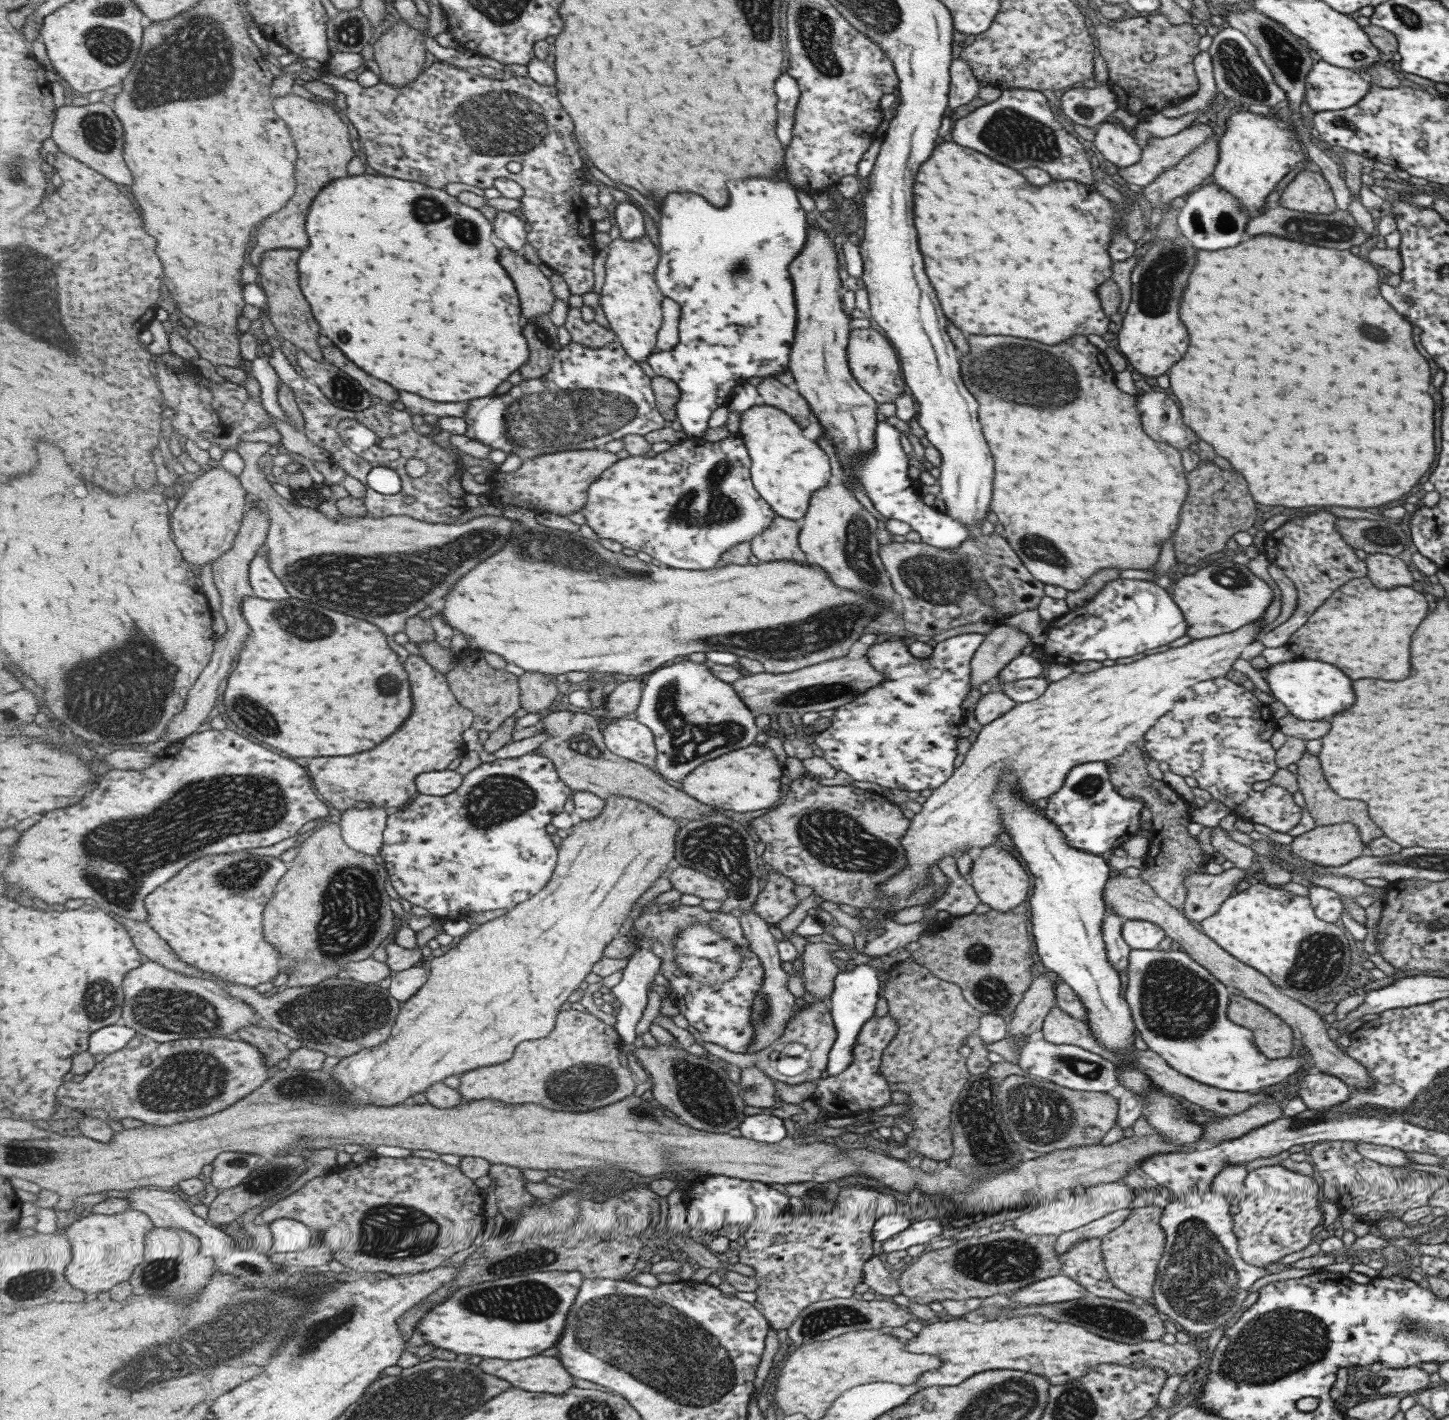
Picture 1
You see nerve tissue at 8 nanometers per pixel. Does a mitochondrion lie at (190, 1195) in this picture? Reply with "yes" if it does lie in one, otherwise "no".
no

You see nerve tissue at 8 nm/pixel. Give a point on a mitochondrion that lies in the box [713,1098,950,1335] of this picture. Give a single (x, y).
(821, 1192)

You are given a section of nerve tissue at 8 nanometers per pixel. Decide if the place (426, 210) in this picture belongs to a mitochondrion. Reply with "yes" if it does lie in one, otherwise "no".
yes

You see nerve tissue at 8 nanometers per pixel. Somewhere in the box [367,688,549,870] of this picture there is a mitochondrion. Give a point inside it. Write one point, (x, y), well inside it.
(499, 799)

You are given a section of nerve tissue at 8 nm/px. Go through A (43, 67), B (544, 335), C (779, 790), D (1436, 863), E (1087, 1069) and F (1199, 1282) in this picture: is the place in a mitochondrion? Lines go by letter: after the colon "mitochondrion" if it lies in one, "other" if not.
A: other
B: mitochondrion
C: other
D: mitochondrion
E: mitochondrion
F: mitochondrion

